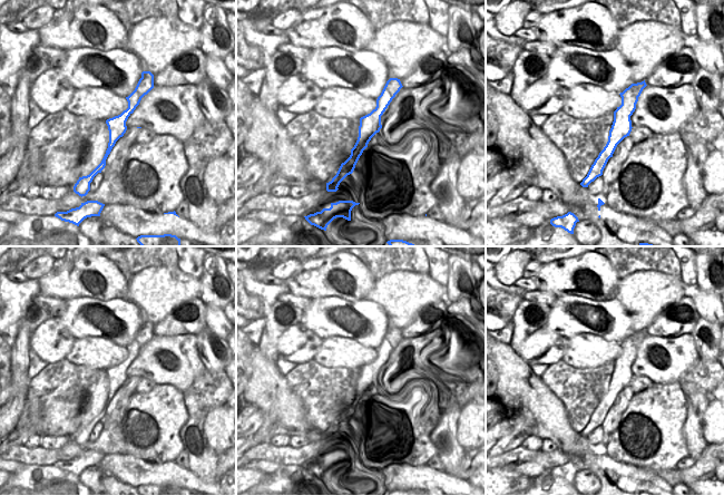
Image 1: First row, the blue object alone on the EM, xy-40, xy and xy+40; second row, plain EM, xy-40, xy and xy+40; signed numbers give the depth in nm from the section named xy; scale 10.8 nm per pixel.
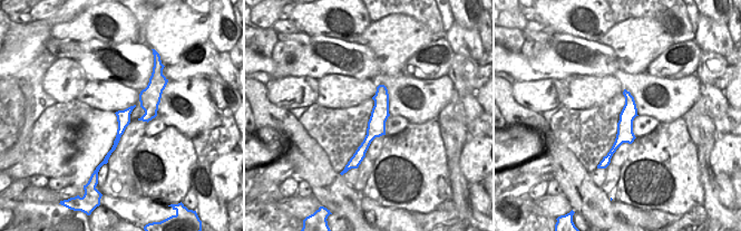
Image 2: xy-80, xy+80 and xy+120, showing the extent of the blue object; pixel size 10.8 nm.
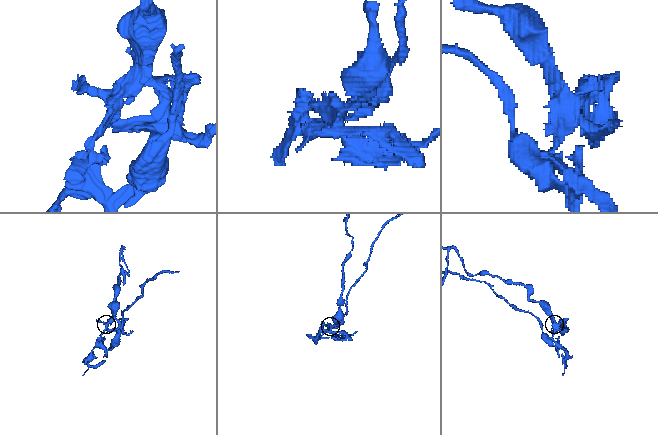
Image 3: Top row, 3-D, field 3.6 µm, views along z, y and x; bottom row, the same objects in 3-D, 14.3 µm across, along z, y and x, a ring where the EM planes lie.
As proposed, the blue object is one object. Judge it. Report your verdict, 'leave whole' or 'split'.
split

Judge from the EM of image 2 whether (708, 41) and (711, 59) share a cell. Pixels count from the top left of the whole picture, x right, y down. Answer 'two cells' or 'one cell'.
two cells

